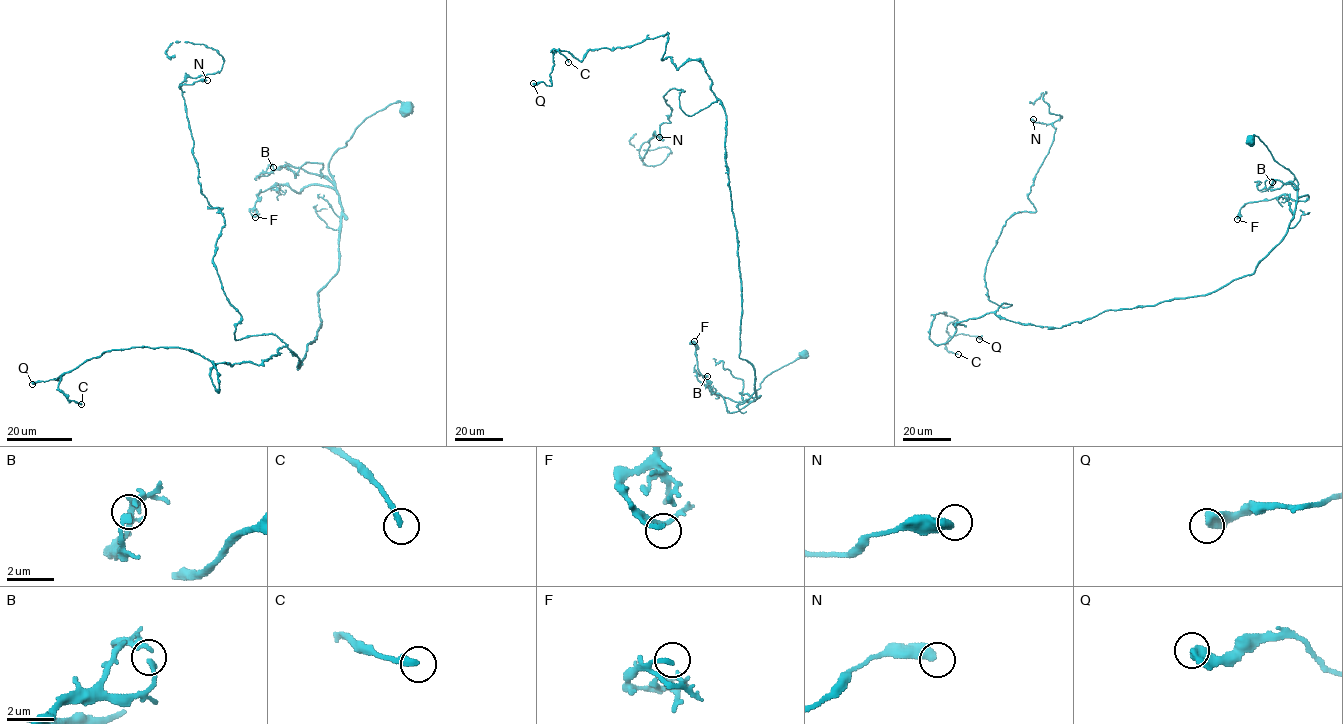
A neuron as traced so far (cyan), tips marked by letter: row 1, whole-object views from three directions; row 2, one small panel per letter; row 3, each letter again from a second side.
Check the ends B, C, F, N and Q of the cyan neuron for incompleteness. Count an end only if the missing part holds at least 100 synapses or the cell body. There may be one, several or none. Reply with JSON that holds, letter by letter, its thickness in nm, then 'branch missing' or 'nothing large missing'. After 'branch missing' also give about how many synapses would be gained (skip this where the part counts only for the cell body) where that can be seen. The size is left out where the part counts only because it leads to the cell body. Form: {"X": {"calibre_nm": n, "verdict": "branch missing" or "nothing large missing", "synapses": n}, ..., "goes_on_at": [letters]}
{"B": {"calibre_nm": 200, "verdict": "nothing large missing"}, "C": {"calibre_nm": 260, "verdict": "nothing large missing"}, "F": {"calibre_nm": 180, "verdict": "nothing large missing"}, "N": {"calibre_nm": 440, "verdict": "nothing large missing"}, "Q": {"calibre_nm": 480, "verdict": "nothing large missing"}, "goes_on_at": []}

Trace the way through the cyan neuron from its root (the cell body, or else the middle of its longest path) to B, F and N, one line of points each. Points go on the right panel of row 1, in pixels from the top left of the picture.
B: (1250, 141), (1256, 136), (1273, 158), (1293, 175), (1297, 192), (1290, 181), (1280, 188), (1269, 189), (1272, 182)
F: (1250, 141), (1256, 136), (1293, 175), (1297, 197), (1308, 198), (1294, 201), (1284, 194), (1247, 203), (1237, 219)
N: (1250, 141), (1297, 182), (1253, 273), (1048, 328), (997, 316), (985, 281), (1036, 211), (1055, 128), (1033, 119)

